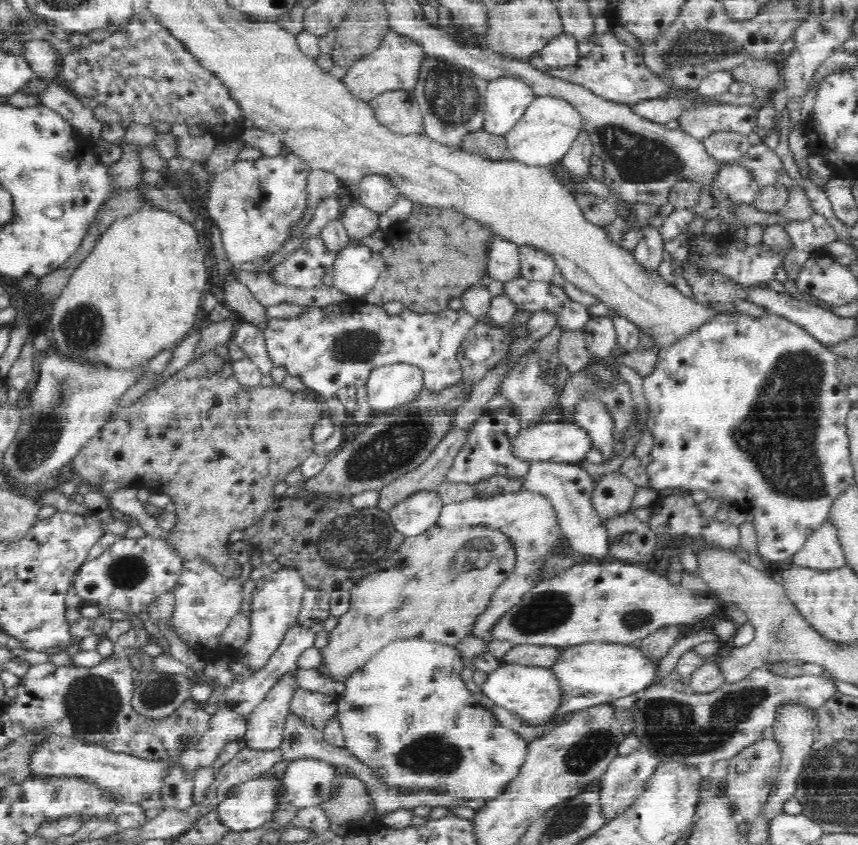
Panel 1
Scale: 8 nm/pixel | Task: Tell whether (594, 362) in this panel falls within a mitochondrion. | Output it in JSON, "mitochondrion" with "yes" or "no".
{"mitochondrion":"no"}

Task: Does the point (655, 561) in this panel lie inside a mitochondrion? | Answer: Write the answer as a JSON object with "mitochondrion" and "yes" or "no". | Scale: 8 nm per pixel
{"mitochondrion":"no"}

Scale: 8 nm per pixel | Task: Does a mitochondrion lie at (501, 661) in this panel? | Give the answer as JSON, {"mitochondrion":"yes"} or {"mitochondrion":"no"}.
{"mitochondrion":"no"}

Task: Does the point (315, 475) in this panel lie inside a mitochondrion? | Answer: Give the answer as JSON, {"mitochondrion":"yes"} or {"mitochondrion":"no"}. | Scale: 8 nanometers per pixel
{"mitochondrion":"no"}

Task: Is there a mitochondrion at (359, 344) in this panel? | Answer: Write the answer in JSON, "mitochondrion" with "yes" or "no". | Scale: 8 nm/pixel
{"mitochondrion":"yes"}

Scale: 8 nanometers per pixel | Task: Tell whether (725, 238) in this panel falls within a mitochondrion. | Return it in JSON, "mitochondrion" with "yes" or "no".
{"mitochondrion":"no"}

